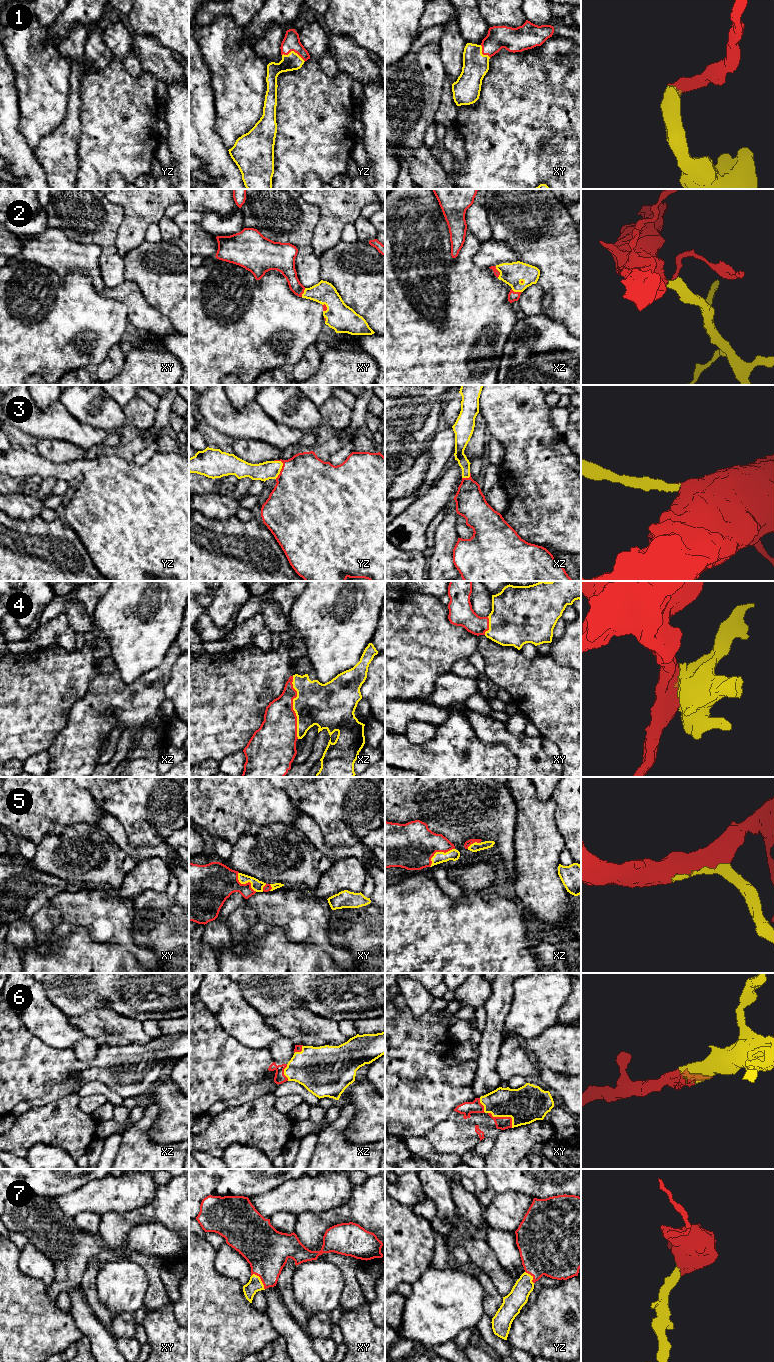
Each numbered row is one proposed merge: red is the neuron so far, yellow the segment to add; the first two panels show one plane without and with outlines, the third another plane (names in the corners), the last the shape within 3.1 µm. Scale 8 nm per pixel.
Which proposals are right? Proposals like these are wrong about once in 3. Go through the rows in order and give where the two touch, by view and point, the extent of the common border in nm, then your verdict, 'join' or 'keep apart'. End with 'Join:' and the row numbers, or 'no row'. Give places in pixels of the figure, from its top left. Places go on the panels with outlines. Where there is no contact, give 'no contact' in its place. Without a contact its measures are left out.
1: contact yz (293, 50); length 190 nm; join
2: contact xz (499, 272); length 100 nm; join
3: contact yz (281, 469); length 160 nm; join
4: contact xz (292, 707); length 500 nm; join
5: contact xz (438, 851); length 260 nm; join
6: contact xy (504, 1117); length 240 nm; join
7: contact xy (261, 1280); length 160 nm; join
Join: 1, 2, 3, 4, 5, 6, 7

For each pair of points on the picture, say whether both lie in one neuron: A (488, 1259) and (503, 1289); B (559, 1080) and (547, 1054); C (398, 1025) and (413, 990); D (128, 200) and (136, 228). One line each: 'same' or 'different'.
A: same
B: different
C: different
D: same

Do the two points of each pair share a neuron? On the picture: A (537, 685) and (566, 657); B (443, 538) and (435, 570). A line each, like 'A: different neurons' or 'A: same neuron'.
A: different neurons
B: same neuron

